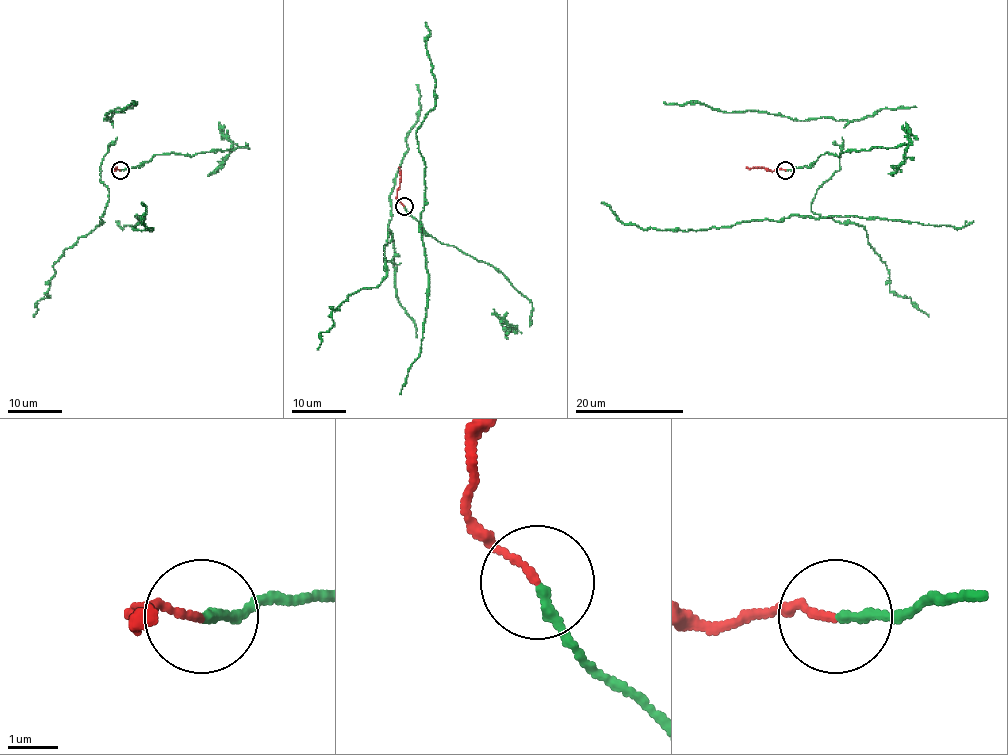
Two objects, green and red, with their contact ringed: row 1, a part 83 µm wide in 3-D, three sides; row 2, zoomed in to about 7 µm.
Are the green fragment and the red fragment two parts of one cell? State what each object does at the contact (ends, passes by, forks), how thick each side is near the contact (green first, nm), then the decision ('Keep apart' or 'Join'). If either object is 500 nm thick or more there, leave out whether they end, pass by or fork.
At the ring green ends. At the ring red ends. Thickness 190 nm (green) against 130 nm. Join

